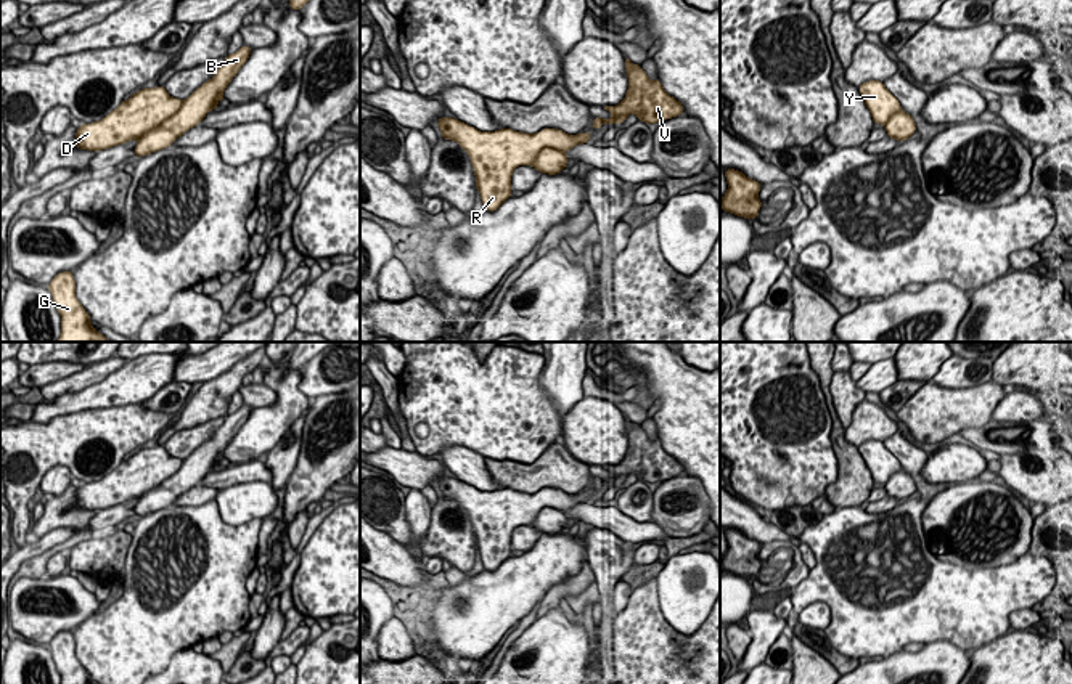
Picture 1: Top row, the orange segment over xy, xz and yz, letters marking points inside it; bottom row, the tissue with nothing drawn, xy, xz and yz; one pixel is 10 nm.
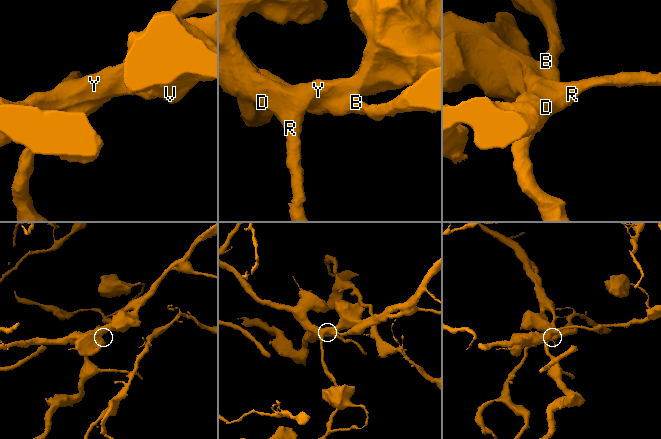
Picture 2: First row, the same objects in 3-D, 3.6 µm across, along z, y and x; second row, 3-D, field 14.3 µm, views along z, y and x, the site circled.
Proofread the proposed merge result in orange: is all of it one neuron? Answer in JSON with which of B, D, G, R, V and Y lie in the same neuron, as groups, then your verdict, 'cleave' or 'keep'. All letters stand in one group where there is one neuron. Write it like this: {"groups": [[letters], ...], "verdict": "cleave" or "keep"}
{"groups": [["B", "G"], ["D", "R", "V", "Y"]], "verdict": "cleave"}

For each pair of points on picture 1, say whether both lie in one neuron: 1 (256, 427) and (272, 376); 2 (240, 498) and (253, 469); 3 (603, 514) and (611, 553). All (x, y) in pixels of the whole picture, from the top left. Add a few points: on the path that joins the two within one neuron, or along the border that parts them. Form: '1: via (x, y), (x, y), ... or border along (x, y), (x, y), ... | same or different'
1: via (269, 416), (282, 403), (282, 389) | same
2: border along (269, 482), (237, 482), (219, 490) | different
3: border along (595, 525), (611, 530), (634, 545) | different

